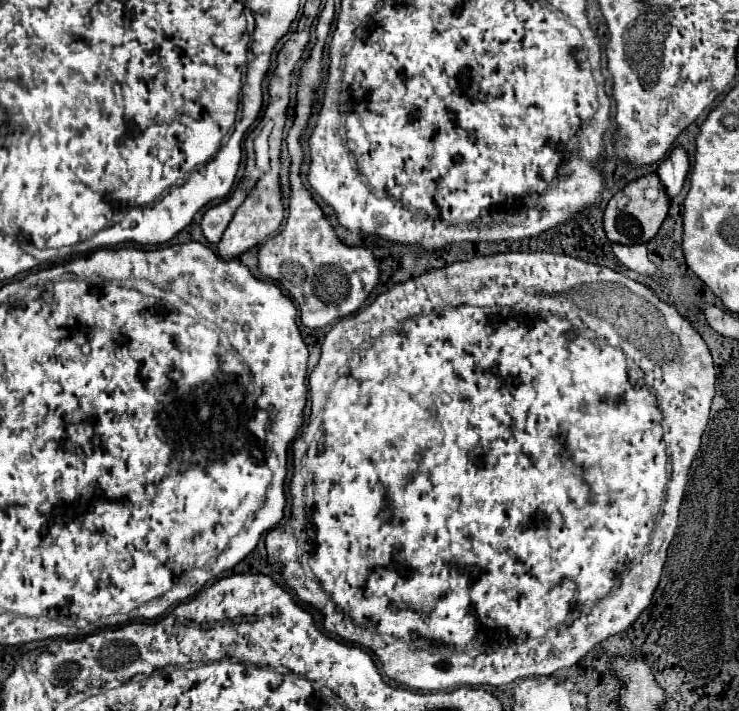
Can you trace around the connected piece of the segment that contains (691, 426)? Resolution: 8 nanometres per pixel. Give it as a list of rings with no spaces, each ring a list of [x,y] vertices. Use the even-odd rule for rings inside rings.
[[[499,253],[499,255],[491,255],[491,257],[475,257],[471,261],[459,261],[459,263],[447,265],[443,269],[429,271],[429,273],[425,273],[417,279],[411,279],[407,283],[399,283],[399,285],[391,287],[389,291],[381,293],[363,311],[339,321],[323,339],[321,359],[309,377],[309,387],[311,387],[311,419],[309,419],[309,425],[303,427],[301,435],[293,443],[295,473],[291,479],[291,495],[293,495],[291,519],[283,527],[271,529],[267,533],[267,537],[265,537],[267,553],[269,553],[269,557],[273,557],[273,555],[279,557],[281,573],[283,573],[287,587],[291,587],[301,601],[323,611],[323,615],[325,615],[323,623],[325,623],[325,629],[329,633],[339,635],[353,645],[361,645],[361,647],[371,649],[379,657],[379,661],[383,663],[383,671],[387,673],[387,677],[391,677],[391,679],[395,679],[407,687],[415,687],[415,689],[423,689],[423,691],[439,691],[439,689],[455,689],[455,687],[463,687],[463,685],[469,685],[469,687],[475,687],[475,685],[507,685],[519,677],[551,675],[557,669],[575,665],[597,643],[601,643],[603,639],[607,639],[615,633],[625,631],[641,615],[641,611],[651,603],[653,591],[657,589],[657,583],[659,583],[661,571],[663,571],[663,563],[667,557],[667,547],[669,547],[669,543],[675,535],[675,529],[678,527],[679,510],[684,497],[685,483],[687,483],[687,471],[695,459],[695,453],[699,451],[701,435],[709,423],[709,407],[711,407],[713,399],[703,399],[703,395],[715,395],[715,367],[713,367],[711,353],[709,353],[705,341],[701,339],[701,335],[691,327],[691,323],[685,317],[681,317],[677,313],[677,309],[673,305],[661,301],[649,287],[645,287],[645,285],[641,285],[641,283],[637,283],[637,281],[633,281],[633,279],[629,279],[629,277],[625,277],[625,275],[621,275],[609,267],[585,263],[581,259],[575,259],[575,257],[569,257],[563,253]],[[665,445],[667,445],[667,455],[669,455],[669,475],[665,469],[667,467]]]

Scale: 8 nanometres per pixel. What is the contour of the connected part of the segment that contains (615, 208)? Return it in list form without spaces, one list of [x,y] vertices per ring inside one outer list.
[[[645,175],[629,183],[615,197],[611,197],[603,215],[603,227],[611,243],[619,245],[649,243],[657,235],[661,223],[665,221],[667,211],[669,211],[669,199],[665,195],[665,189],[661,187],[661,181],[657,179],[657,175]]]

